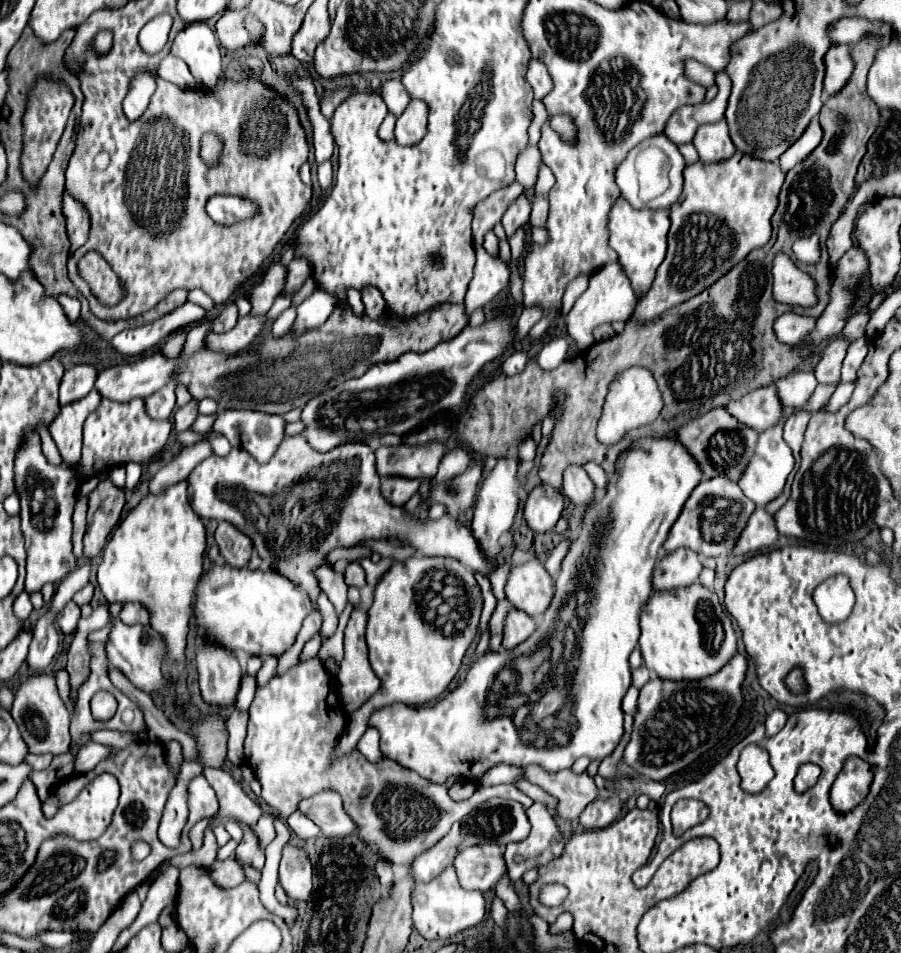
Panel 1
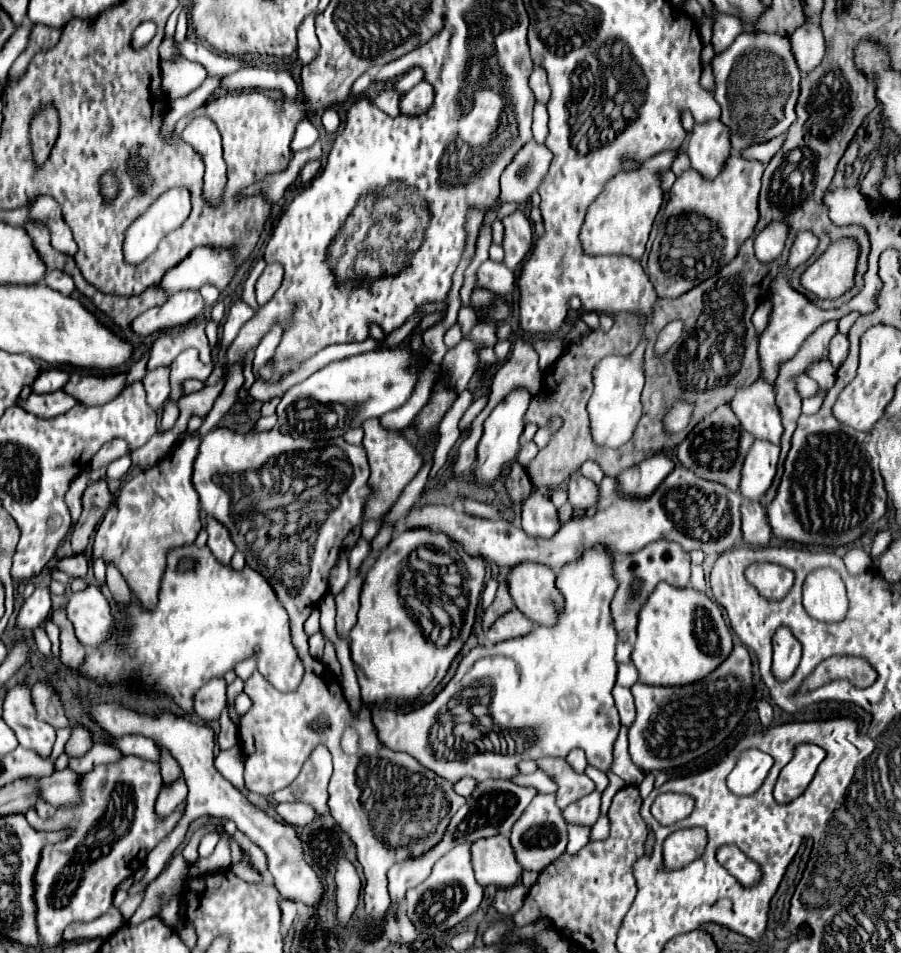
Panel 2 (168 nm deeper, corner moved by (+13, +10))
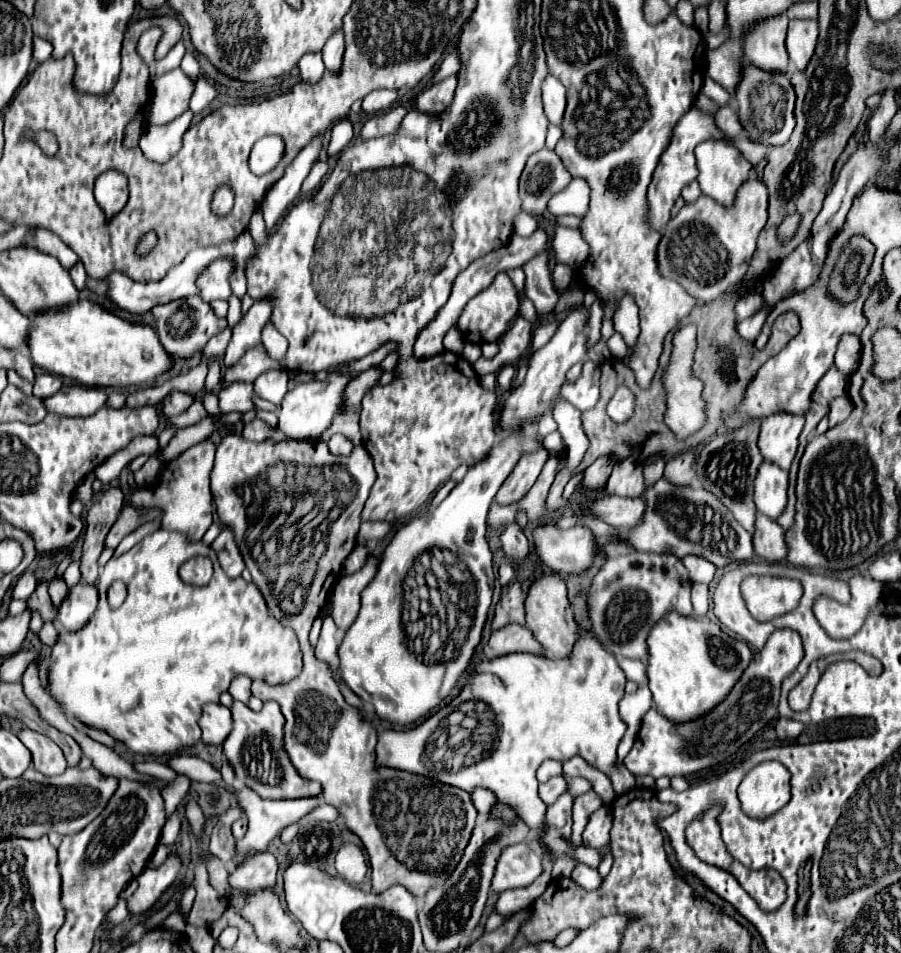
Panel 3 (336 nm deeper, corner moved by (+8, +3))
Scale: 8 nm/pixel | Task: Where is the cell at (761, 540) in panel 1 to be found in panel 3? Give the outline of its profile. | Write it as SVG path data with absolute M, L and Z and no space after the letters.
M757 513L753 547L761 559L765 559L769 563L777 563L777 561L785 559L787 547L785 547L783 537L785 537L785 531L783 531L783 527L779 527L777 521L771 521L767 515Z

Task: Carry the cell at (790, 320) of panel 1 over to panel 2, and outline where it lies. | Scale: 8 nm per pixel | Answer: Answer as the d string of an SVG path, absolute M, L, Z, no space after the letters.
M766 300L759 304L754 312L754 316L752 316L752 324L754 324L754 328L758 330L758 334L766 328L766 324L768 324L768 312L772 309L771 303Z

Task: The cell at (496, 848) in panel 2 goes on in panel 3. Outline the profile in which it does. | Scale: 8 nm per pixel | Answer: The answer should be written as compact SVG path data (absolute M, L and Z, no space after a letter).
M515 843L501 851L491 889L503 893L507 889L527 887L541 875L541 855L527 843Z

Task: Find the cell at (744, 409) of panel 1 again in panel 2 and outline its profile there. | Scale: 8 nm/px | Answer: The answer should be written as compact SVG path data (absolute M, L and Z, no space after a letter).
M758 380L752 386L738 390L732 400L732 410L742 422L744 430L756 440L768 440L780 446L782 418L774 398L776 392L770 388L770 384Z

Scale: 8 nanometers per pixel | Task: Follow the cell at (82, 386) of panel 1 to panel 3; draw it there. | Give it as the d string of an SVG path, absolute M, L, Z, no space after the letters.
M43 373L35 379L35 385L33 385L33 395L35 397L51 397L55 395L59 389L63 387L63 379L57 377L57 375L51 375L51 373Z

